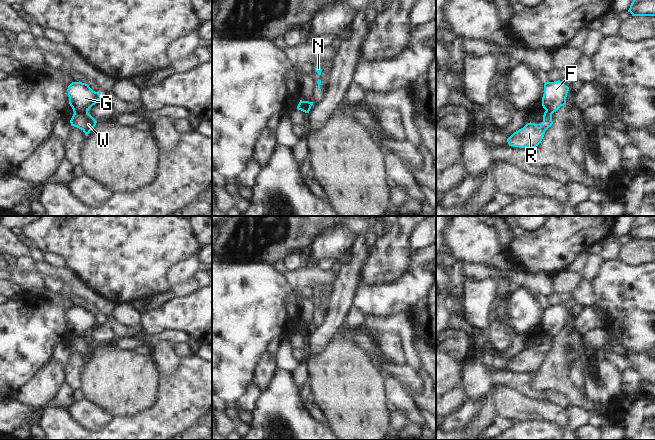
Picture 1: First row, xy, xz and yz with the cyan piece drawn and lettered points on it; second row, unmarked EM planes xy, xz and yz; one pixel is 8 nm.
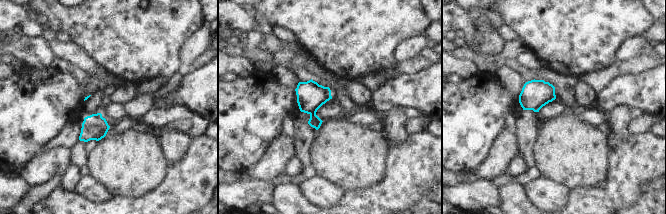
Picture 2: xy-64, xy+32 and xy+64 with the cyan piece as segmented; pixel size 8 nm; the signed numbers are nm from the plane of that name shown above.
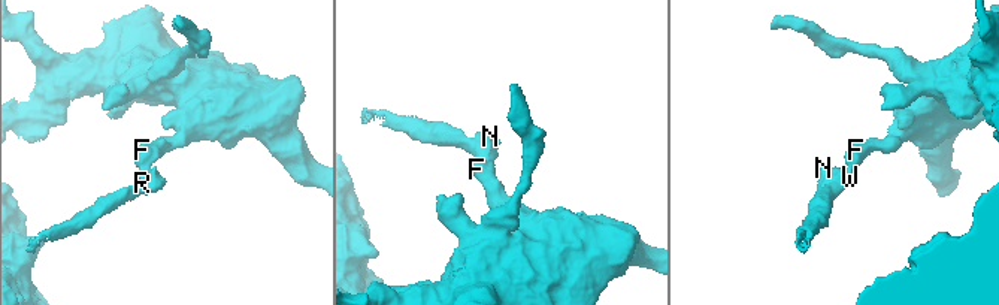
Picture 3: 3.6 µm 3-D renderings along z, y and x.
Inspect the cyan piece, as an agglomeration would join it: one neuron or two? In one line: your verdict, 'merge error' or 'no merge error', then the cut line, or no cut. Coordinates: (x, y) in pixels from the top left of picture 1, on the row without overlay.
merge error | xy (87, 335), (74, 337)

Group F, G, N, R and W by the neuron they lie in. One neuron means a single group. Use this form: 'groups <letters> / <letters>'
groups F G / N R W

